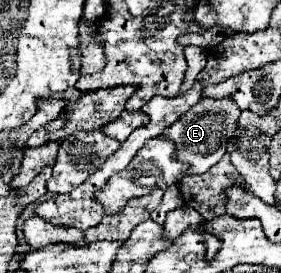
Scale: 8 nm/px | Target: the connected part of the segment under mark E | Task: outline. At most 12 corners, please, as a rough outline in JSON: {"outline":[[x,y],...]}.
{"outline":[[201,98],[167,126],[177,158],[203,174],[227,152],[241,110]]}

